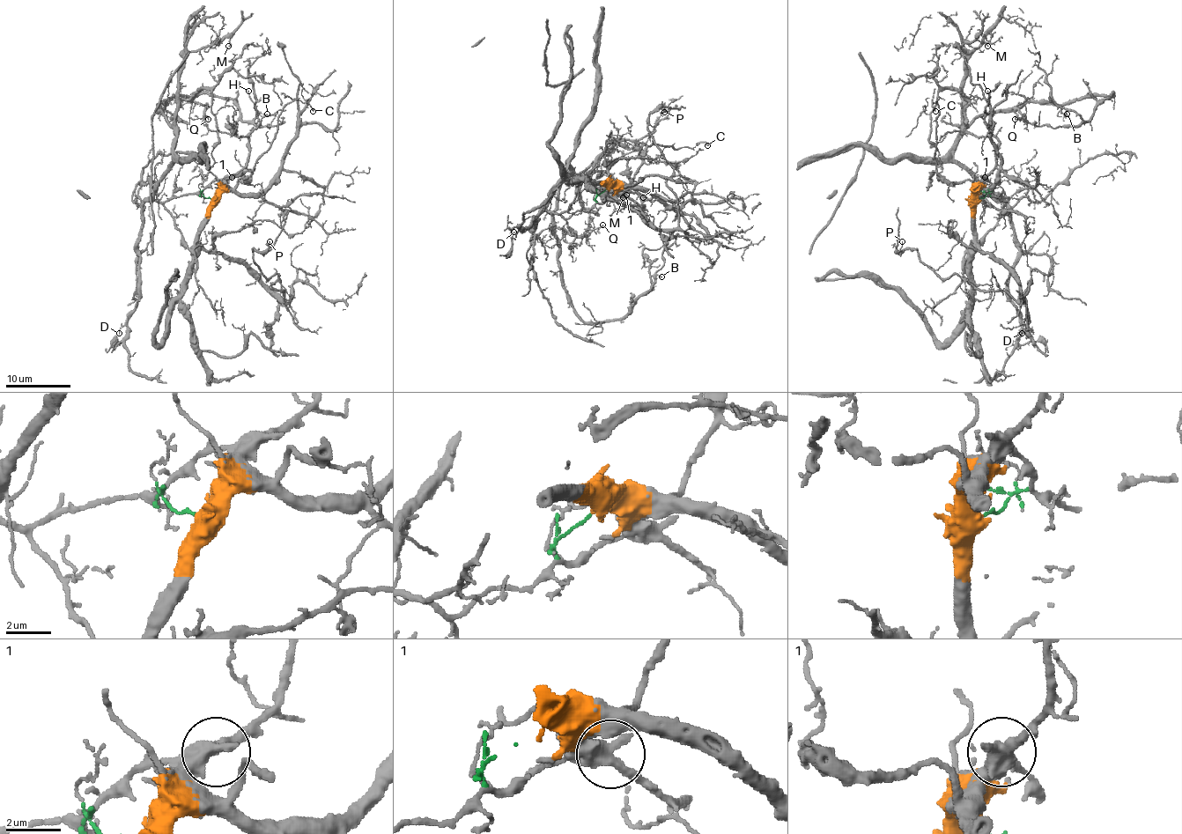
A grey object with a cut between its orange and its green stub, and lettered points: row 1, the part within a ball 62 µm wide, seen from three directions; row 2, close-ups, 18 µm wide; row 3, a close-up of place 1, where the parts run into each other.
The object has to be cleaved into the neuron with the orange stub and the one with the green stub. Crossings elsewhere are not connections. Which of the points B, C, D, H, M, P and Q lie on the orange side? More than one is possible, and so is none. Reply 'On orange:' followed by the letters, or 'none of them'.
On orange: C, H, P

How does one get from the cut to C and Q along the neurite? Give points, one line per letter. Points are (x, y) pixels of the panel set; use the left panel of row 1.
C: (211, 199), (240, 180), (247, 181), (257, 158), (270, 145), (285, 107), (300, 99), (313, 111)
Q: (211, 199), (200, 191), (156, 201), (151, 196), (169, 168), (176, 129), (159, 109), (184, 121), (209, 119)

